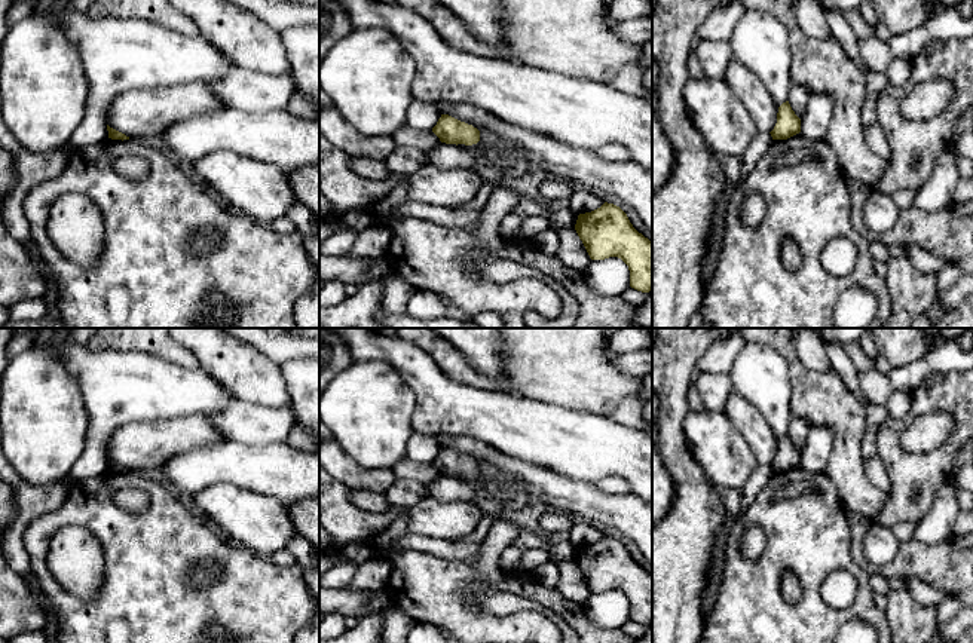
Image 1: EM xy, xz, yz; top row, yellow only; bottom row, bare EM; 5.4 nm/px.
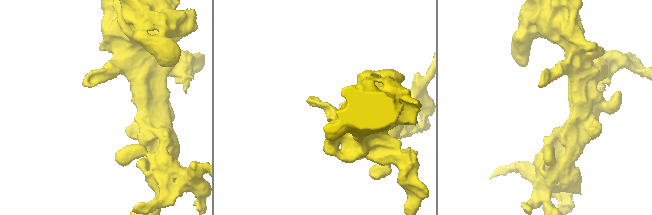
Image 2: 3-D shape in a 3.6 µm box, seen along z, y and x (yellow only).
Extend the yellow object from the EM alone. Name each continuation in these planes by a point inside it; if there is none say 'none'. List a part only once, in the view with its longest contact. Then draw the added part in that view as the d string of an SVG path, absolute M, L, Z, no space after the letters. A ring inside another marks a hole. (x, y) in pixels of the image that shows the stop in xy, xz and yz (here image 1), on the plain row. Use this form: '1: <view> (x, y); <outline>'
none

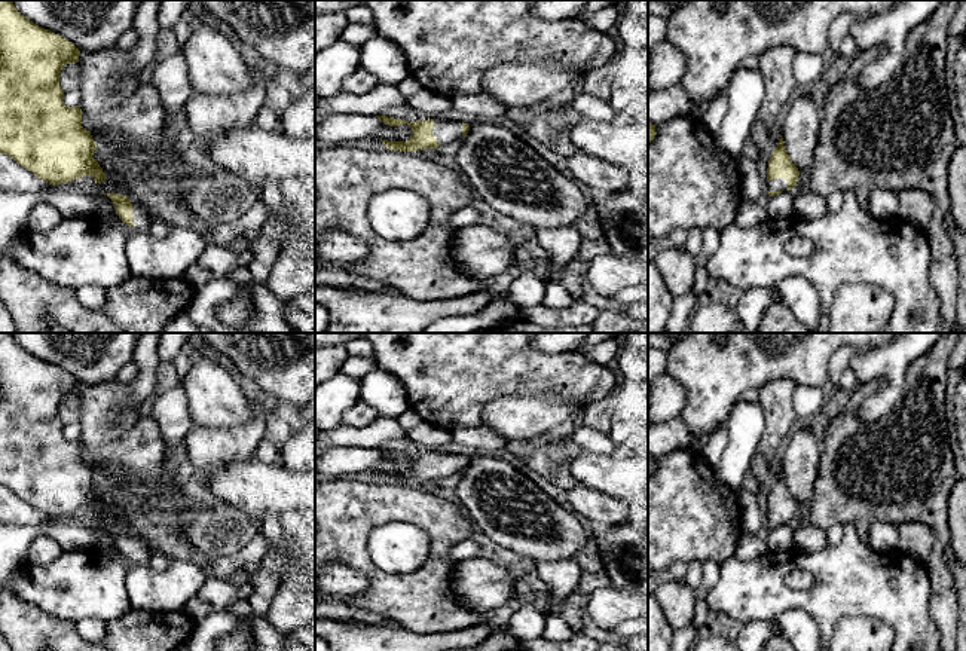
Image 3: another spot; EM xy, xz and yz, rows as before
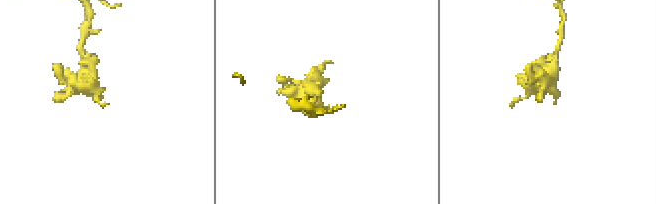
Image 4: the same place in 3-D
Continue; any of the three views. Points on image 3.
1: yz (776, 517); M776 511L776 513L767 514L767 519L768 519L768 525L777 525L777 523L785 525L788 522L785 511Z

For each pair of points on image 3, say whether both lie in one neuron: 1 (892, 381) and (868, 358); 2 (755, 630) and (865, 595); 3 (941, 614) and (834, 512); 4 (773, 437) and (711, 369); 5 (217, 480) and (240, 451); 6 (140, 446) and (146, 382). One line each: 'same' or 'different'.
1: same
2: different
3: same
4: different
5: different
6: same

